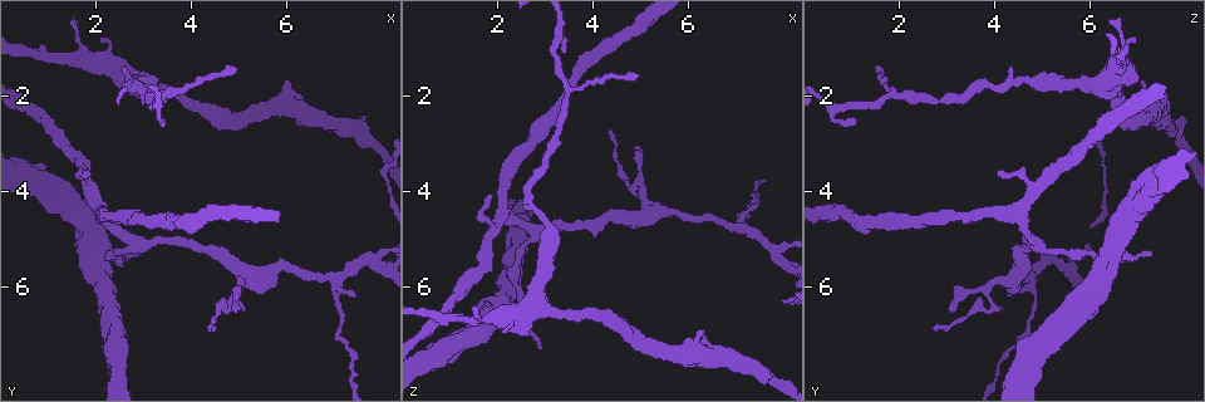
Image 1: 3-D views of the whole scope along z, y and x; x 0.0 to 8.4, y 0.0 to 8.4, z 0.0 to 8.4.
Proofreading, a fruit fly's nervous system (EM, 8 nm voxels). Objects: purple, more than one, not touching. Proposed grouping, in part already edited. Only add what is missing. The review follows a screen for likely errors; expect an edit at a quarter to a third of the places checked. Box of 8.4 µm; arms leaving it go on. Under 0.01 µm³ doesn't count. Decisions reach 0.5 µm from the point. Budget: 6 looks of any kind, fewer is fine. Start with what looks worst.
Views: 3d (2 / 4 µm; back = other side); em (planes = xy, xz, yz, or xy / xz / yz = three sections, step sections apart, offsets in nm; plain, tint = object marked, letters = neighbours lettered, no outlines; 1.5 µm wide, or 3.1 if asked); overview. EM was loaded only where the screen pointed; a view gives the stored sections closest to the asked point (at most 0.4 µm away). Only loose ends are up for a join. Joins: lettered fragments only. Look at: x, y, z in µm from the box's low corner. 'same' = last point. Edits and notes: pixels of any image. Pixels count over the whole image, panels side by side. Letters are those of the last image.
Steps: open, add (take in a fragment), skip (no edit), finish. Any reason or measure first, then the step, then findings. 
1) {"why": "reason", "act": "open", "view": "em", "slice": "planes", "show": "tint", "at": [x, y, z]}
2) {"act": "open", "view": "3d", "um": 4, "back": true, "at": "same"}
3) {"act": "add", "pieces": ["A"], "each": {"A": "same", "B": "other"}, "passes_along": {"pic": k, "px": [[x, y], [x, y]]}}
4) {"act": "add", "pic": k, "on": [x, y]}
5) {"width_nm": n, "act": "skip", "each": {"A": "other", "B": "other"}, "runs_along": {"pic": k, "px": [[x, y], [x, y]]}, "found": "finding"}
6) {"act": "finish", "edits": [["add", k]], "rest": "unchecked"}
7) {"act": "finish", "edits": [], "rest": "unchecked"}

{"why": "free end", "act": "open", "view": "em", "slice": "planes", "show": "tint", "at": [2.90, 5.30, 7.30]}

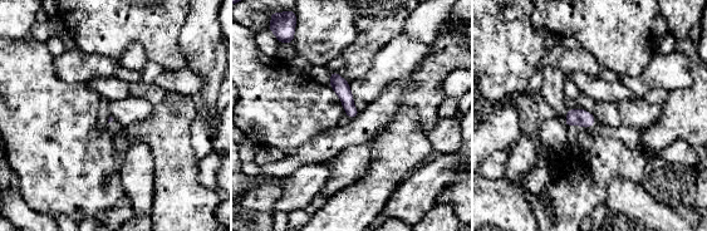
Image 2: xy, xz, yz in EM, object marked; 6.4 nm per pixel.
{"act": "open", "view": "em", "slice": "planes", "show": "letters", "at": "same"}

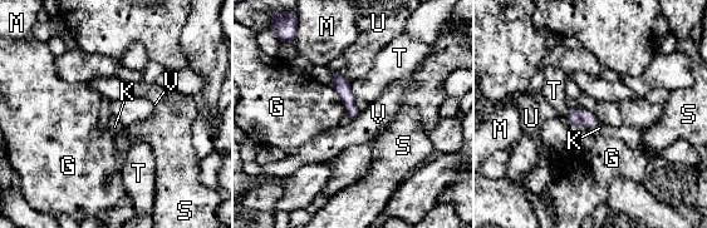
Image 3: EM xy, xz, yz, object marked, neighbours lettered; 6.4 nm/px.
{"act": "add", "pic": 3, "on": [629, 135], "each": {"G": "other", "K": "same", "M": "other", "S": "other", "T": "other", "U": "other", "V": "other"}, "passes_along": {"pic": 3, "px": [[582, 117], [593, 124], [629, 135]]}, "found": "the neuron continues"}

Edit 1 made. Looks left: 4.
{"act": "open", "view": "overview"}

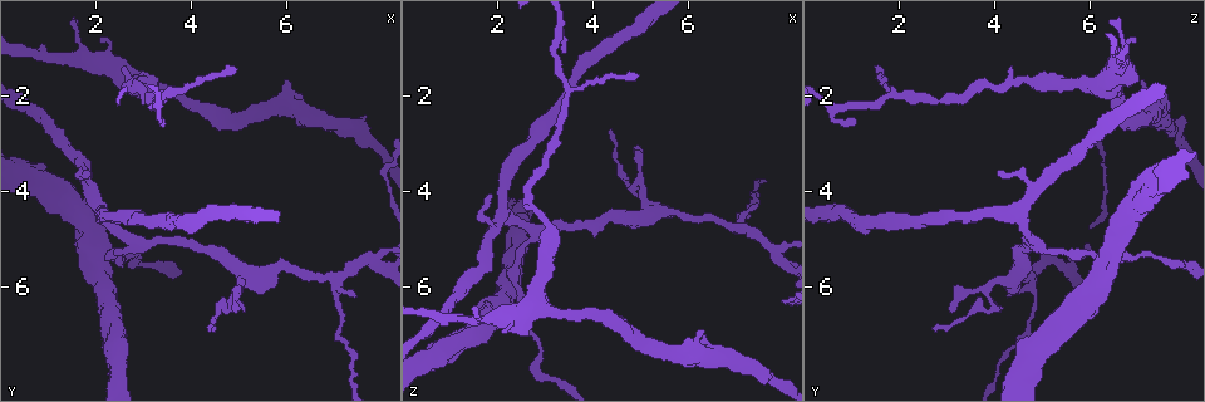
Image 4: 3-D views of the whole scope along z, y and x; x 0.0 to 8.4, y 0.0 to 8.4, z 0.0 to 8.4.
{"why": "an open end", "act": "open", "view": "3d", "um": 4, "at": [2.05, 0.85, 7.00]}

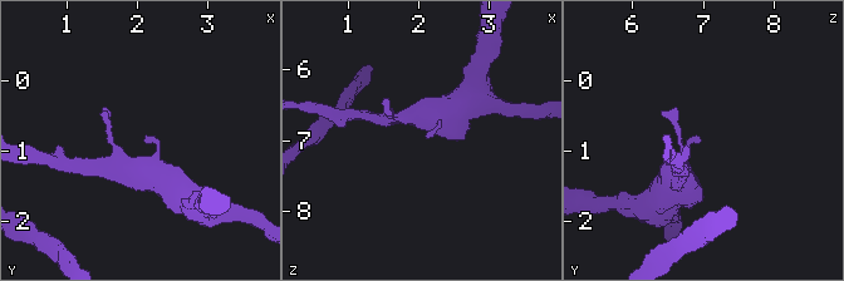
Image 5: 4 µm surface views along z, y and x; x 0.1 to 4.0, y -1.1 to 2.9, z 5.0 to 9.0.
{"act": "open", "view": "em", "slice": "xy", "step": 8, "show": "tint", "at": [2.10, 0.85, 6.95]}

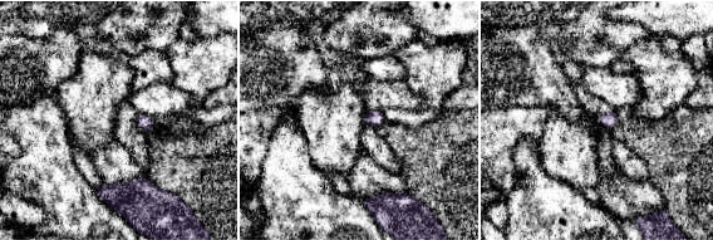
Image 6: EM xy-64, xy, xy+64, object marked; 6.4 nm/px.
{"act": "open", "view": "em", "slice": "planes", "show": "letters", "at": "same"}

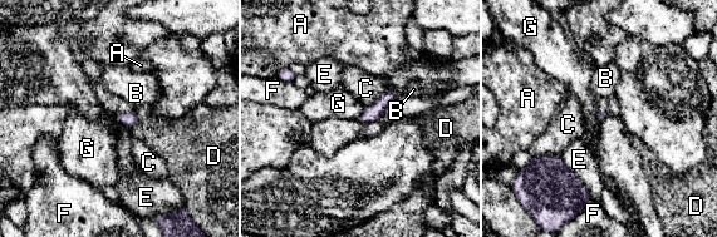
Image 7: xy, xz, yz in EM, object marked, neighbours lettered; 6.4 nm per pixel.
{"longest_contact_nm": ["E", 340], "act": "skip", "each": {"A": "other", "B": "other", "C": "other", "D": "other", "E": "other", "F": "other", "G": "other"}, "found": "no lettered fragment goes on from it"}

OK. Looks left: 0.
{"act": "finish", "edits": [["add", 3]], "rest": "unchecked"}

